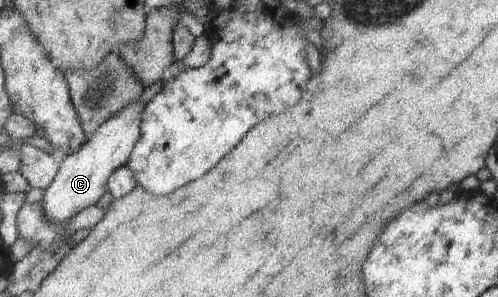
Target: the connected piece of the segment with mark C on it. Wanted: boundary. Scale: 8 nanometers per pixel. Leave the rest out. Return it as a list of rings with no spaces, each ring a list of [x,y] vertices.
[[[136,100],[128,104],[114,118],[100,126],[86,146],[82,146],[78,152],[70,153],[61,160],[59,174],[41,199],[44,214],[50,218],[50,222],[64,224],[80,211],[96,206],[98,200],[106,194],[112,174],[127,165],[134,146],[138,144],[138,138],[142,136],[142,112],[146,106],[144,100]]]

